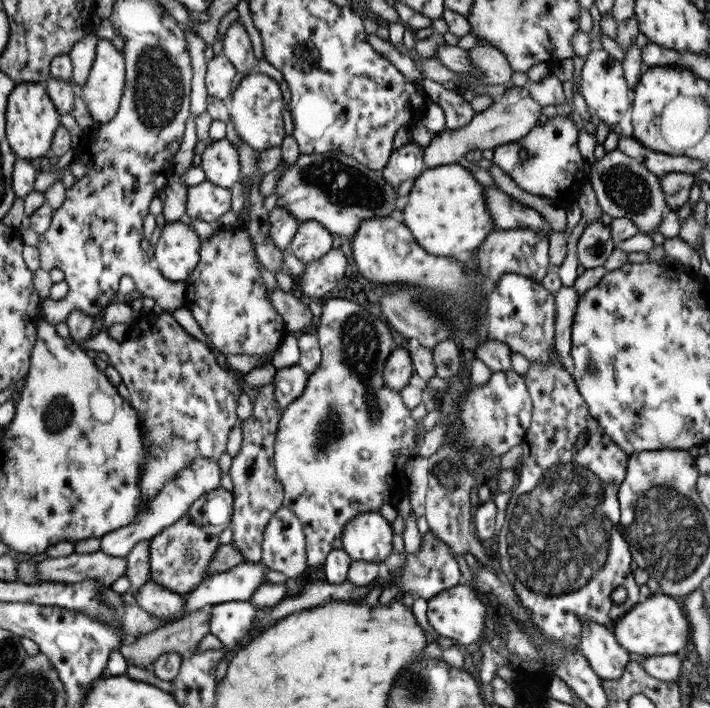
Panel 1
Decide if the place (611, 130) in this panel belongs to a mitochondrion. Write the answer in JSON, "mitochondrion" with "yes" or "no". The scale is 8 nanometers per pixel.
{"mitochondrion":"no"}

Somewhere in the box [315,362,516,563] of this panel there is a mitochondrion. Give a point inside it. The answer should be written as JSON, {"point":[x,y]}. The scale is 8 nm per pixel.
{"point":[447,472]}

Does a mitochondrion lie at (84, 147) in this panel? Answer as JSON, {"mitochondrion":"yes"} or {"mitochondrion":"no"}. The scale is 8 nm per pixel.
{"mitochondrion":"no"}

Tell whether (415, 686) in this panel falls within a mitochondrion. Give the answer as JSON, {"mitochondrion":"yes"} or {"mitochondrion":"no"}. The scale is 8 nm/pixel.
{"mitochondrion":"yes"}

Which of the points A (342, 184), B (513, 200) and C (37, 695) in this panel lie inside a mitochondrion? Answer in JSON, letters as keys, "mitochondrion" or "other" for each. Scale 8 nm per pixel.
{"A":"mitochondrion","B":"other","C":"mitochondrion"}

